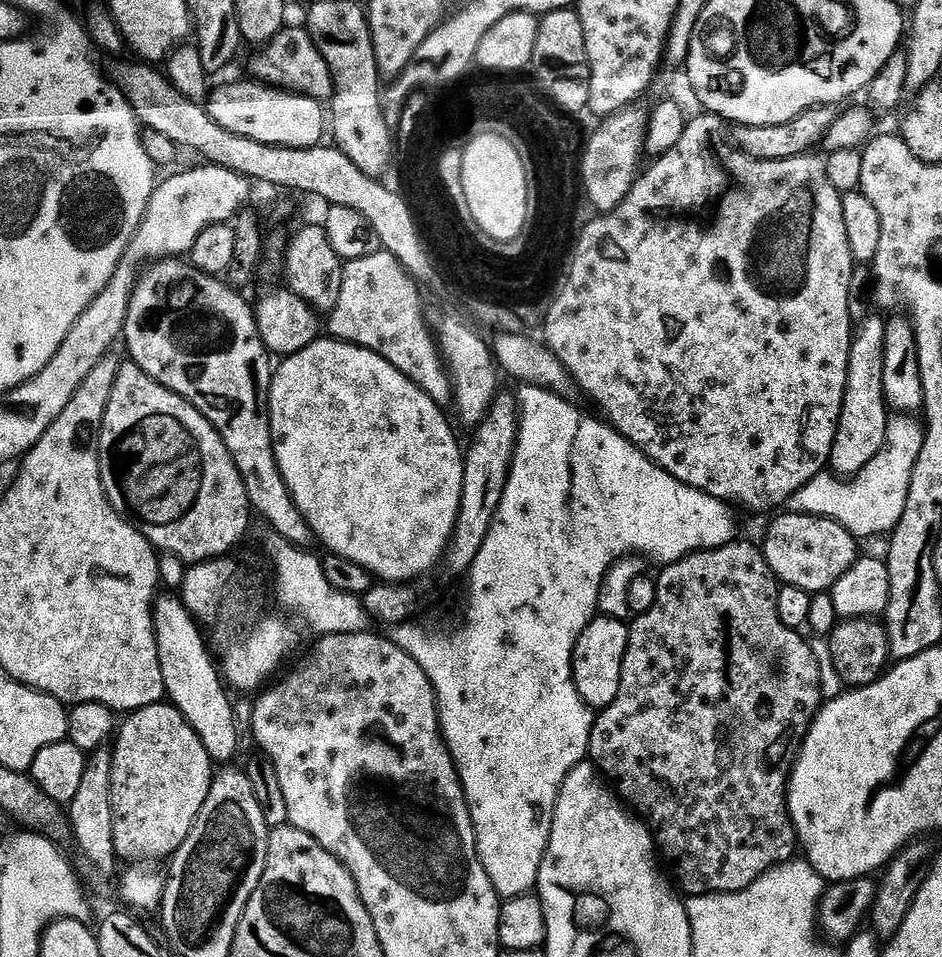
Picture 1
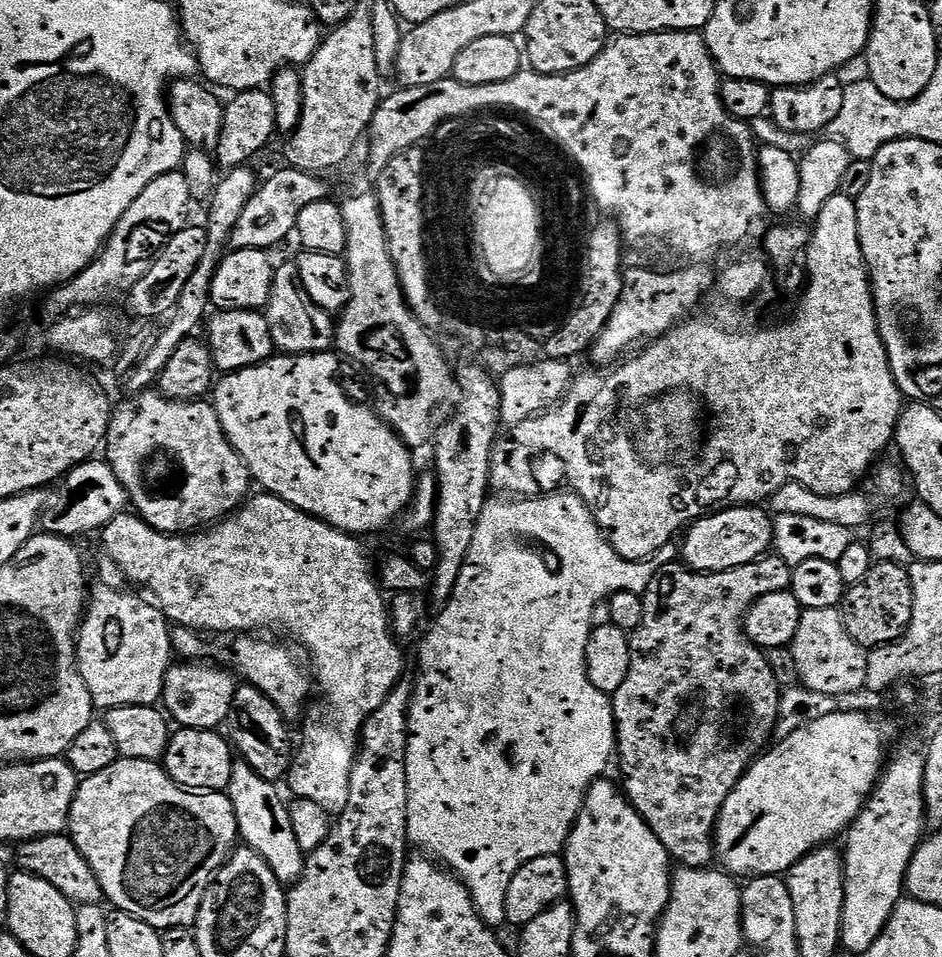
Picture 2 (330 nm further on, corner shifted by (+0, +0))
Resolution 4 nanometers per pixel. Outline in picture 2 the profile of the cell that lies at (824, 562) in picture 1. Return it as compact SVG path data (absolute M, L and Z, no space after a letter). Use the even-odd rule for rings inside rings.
M728 506L701 516L683 533L683 563L693 572L725 572L769 555L773 547L774 520L762 509L760 506Z

